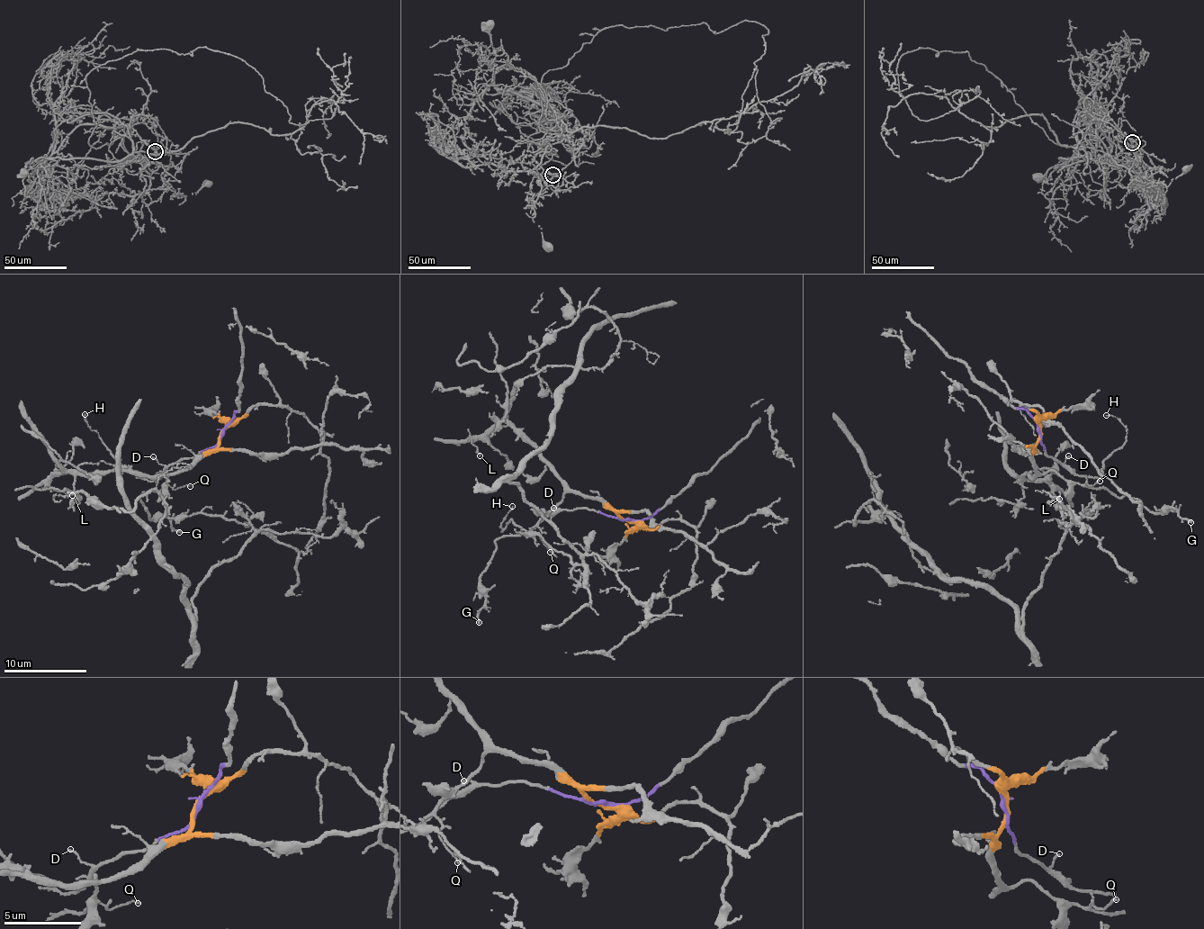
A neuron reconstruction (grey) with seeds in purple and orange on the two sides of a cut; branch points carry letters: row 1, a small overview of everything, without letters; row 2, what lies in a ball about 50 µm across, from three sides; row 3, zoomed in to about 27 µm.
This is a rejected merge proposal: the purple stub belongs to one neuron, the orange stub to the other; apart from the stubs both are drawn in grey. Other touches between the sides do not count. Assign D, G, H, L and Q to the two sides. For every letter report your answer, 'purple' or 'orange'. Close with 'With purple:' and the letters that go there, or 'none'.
D: purple
G: orange
H: purple
L: orange
Q: orange
With purple: D, H

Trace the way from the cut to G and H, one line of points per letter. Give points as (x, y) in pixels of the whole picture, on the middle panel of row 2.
G: (628, 519), (597, 500), (565, 491), (527, 532), (497, 538), (494, 557), (480, 573), (485, 602), (479, 623)
H: (628, 519), (590, 509), (559, 509), (521, 533), (511, 519), (502, 530), (500, 525), (513, 507)

